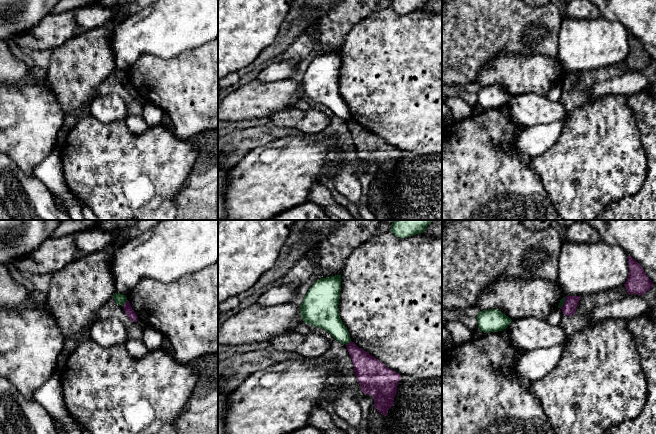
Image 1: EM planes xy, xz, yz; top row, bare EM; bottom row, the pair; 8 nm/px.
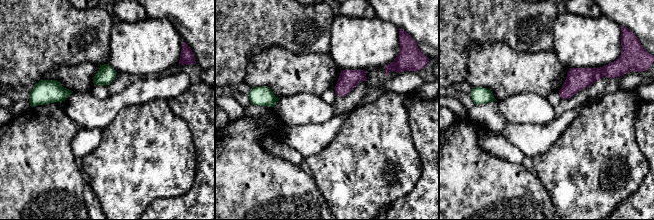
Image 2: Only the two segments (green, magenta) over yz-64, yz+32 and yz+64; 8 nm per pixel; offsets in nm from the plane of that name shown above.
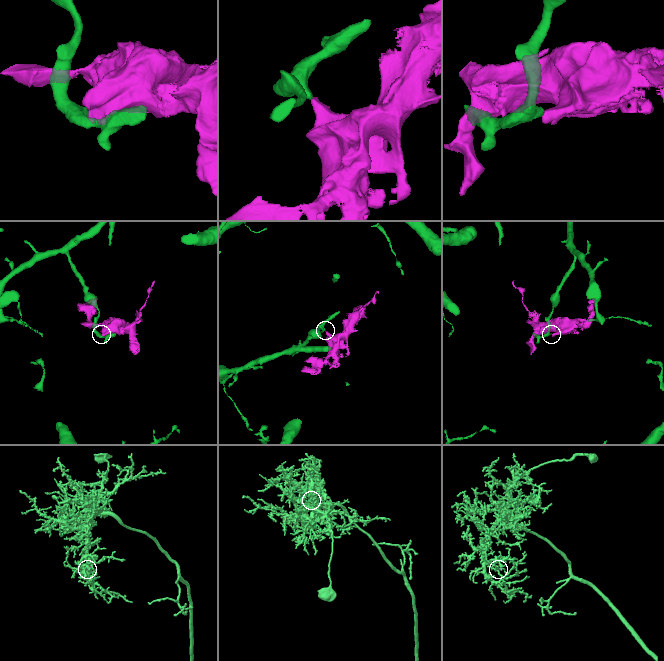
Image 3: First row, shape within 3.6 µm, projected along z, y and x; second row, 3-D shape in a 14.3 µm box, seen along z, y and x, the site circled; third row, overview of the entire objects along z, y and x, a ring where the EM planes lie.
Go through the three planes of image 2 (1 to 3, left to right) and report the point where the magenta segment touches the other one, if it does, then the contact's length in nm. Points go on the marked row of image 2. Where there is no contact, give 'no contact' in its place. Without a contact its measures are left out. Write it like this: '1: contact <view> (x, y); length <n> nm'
1: no contact
2: no contact
3: no contact

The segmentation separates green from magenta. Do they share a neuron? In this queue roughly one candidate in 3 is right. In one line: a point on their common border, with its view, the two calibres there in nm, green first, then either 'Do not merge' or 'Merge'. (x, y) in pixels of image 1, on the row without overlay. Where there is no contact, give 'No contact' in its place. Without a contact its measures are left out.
Touches green at xy (125, 78). Thickness 90 nm (green) against 70 nm. Do not merge

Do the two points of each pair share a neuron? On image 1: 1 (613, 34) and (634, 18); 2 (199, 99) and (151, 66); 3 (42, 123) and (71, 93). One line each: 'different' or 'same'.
1: different
2: same
3: different

